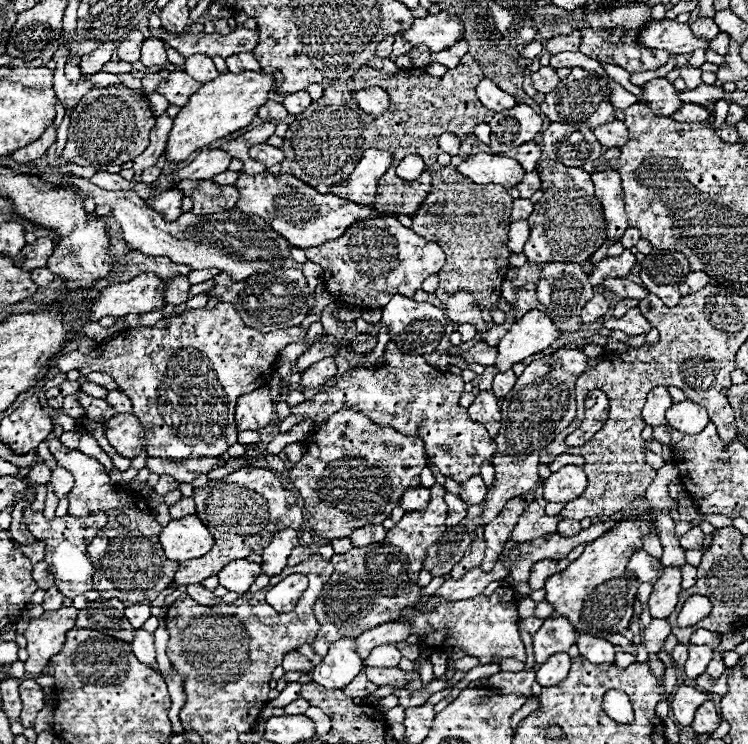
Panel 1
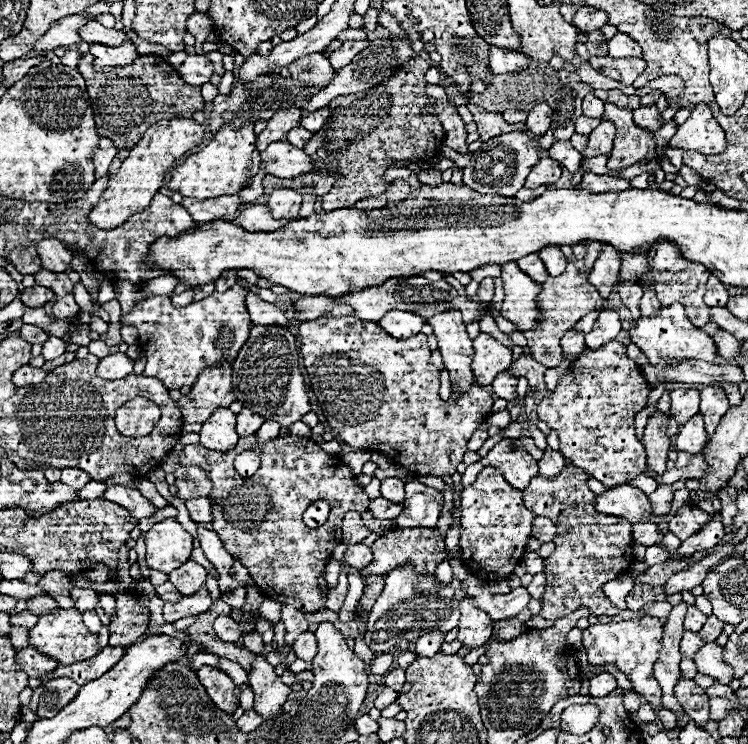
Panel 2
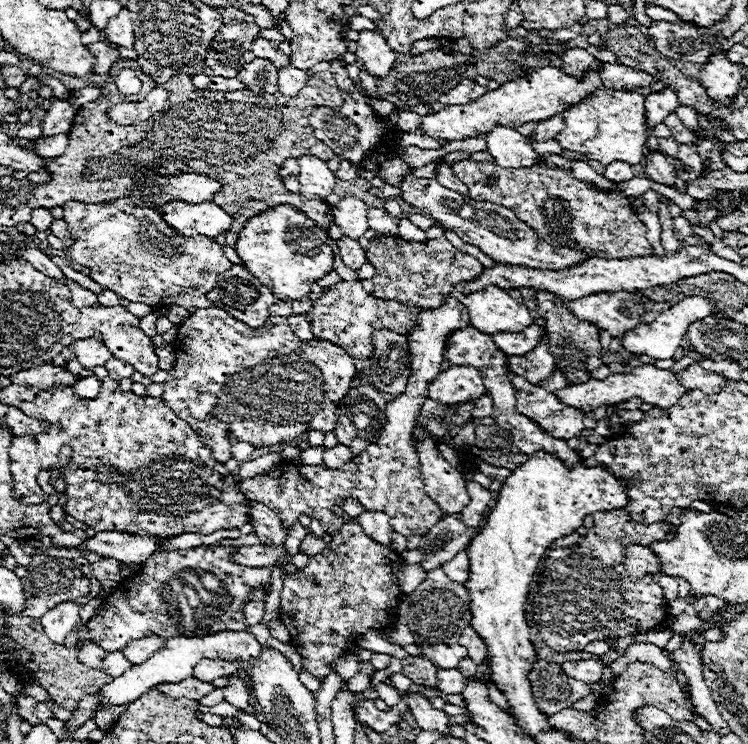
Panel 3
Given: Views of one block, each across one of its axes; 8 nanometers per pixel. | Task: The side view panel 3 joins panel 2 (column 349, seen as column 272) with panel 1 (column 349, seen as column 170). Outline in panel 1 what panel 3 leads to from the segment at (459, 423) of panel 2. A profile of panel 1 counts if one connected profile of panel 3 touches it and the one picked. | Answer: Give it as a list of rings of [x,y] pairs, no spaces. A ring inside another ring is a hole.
[[[394,342],[384,348],[380,368],[352,368],[346,376],[336,376],[332,388],[314,394],[310,402],[292,406],[290,412],[312,420],[316,432],[330,414],[342,408],[354,408],[380,426],[392,426],[400,434],[416,434],[426,446],[426,458],[446,478],[464,484],[470,476],[480,474],[484,460],[490,460],[496,452],[496,442],[488,436],[486,428],[468,418],[466,408],[458,404],[464,392],[464,380],[458,374],[436,370],[428,366],[422,356],[400,354]]]

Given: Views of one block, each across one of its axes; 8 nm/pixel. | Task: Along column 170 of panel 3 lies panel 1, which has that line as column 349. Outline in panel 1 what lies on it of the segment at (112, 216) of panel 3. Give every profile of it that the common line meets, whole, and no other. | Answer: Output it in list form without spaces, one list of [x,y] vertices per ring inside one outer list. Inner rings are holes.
[[[392,216],[356,222],[340,238],[328,240],[328,242],[314,246],[314,248],[308,248],[306,256],[308,256],[308,260],[322,266],[324,286],[330,290],[330,294],[334,296],[334,300],[338,304],[356,306],[356,308],[362,308],[362,310],[384,308],[388,304],[388,298],[392,298],[392,294],[404,294],[406,298],[412,298],[416,294],[416,290],[422,288],[422,282],[428,276],[436,274],[444,266],[444,260],[446,260],[440,244],[426,242],[426,238],[416,234],[412,228],[404,228]]]

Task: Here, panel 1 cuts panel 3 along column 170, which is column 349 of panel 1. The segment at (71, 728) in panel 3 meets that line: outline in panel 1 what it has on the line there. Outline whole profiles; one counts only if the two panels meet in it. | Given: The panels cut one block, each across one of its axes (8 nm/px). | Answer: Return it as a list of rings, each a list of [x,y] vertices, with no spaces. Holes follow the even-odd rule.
[[[340,638],[332,644],[324,660],[312,670],[312,678],[326,688],[344,688],[360,670],[362,658],[356,654],[354,638]]]

